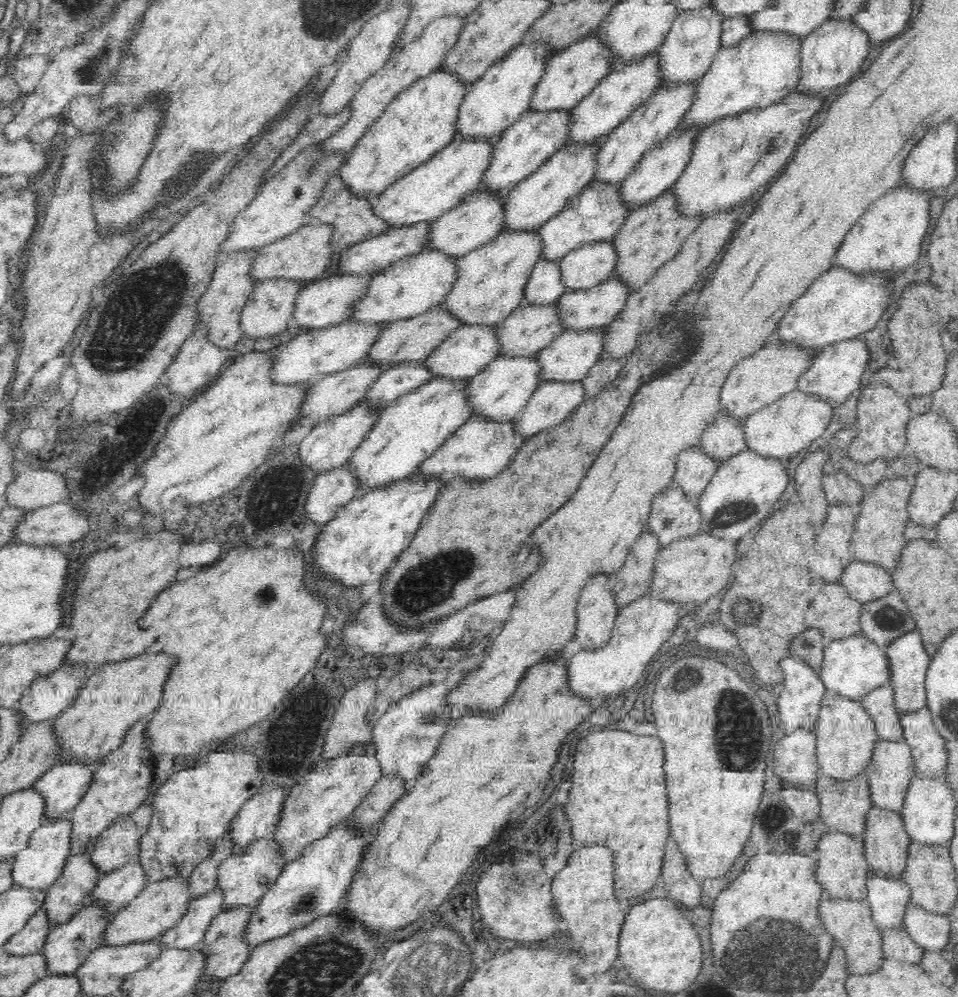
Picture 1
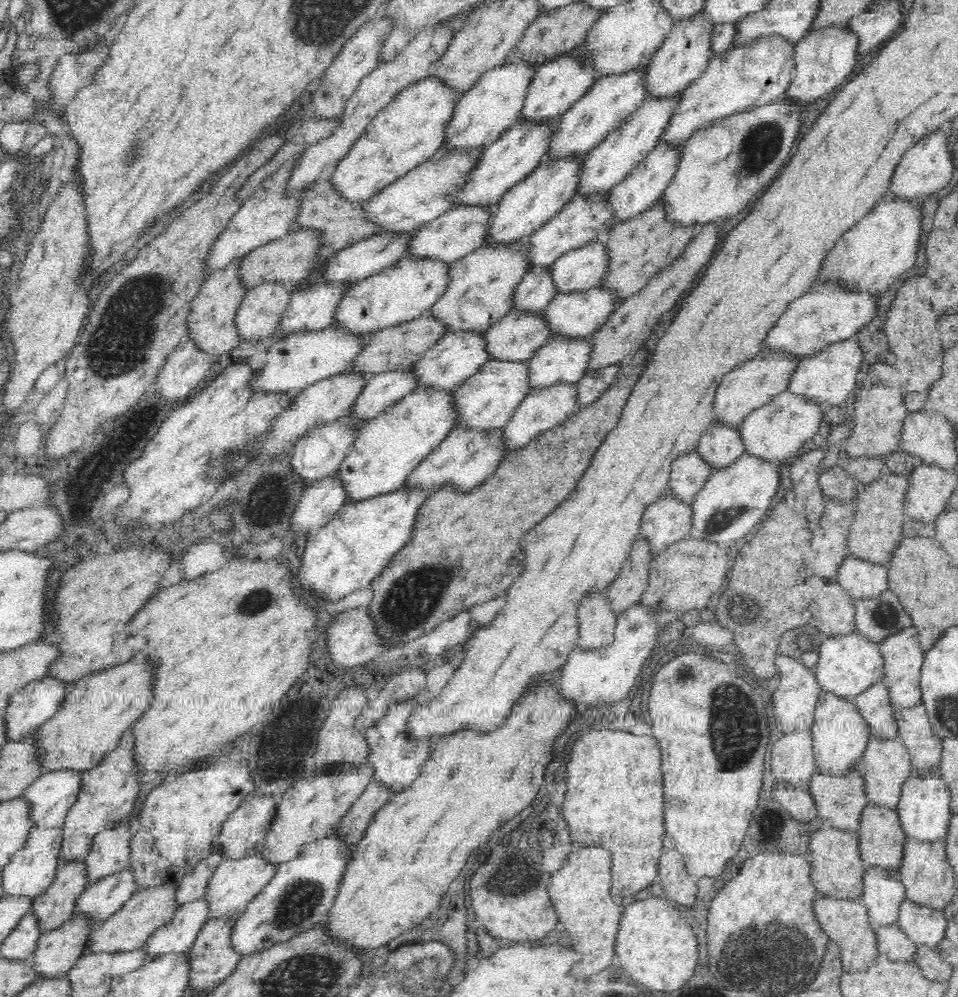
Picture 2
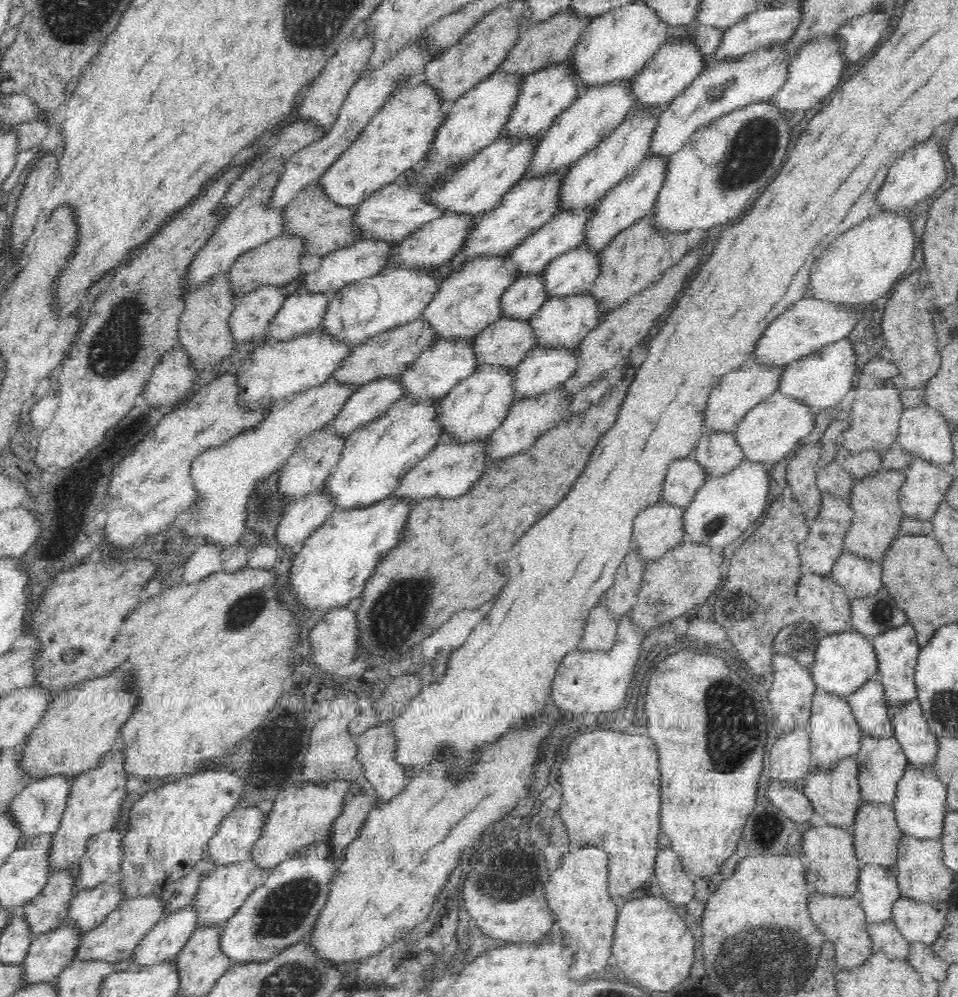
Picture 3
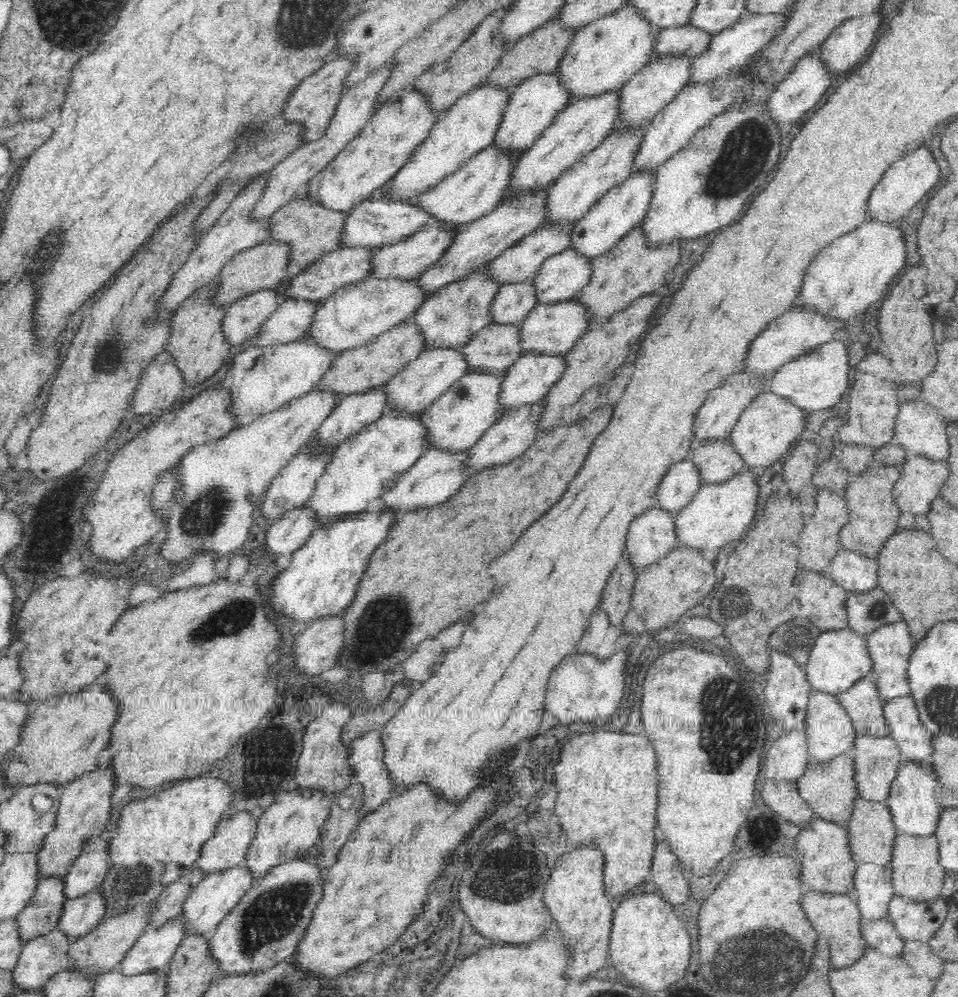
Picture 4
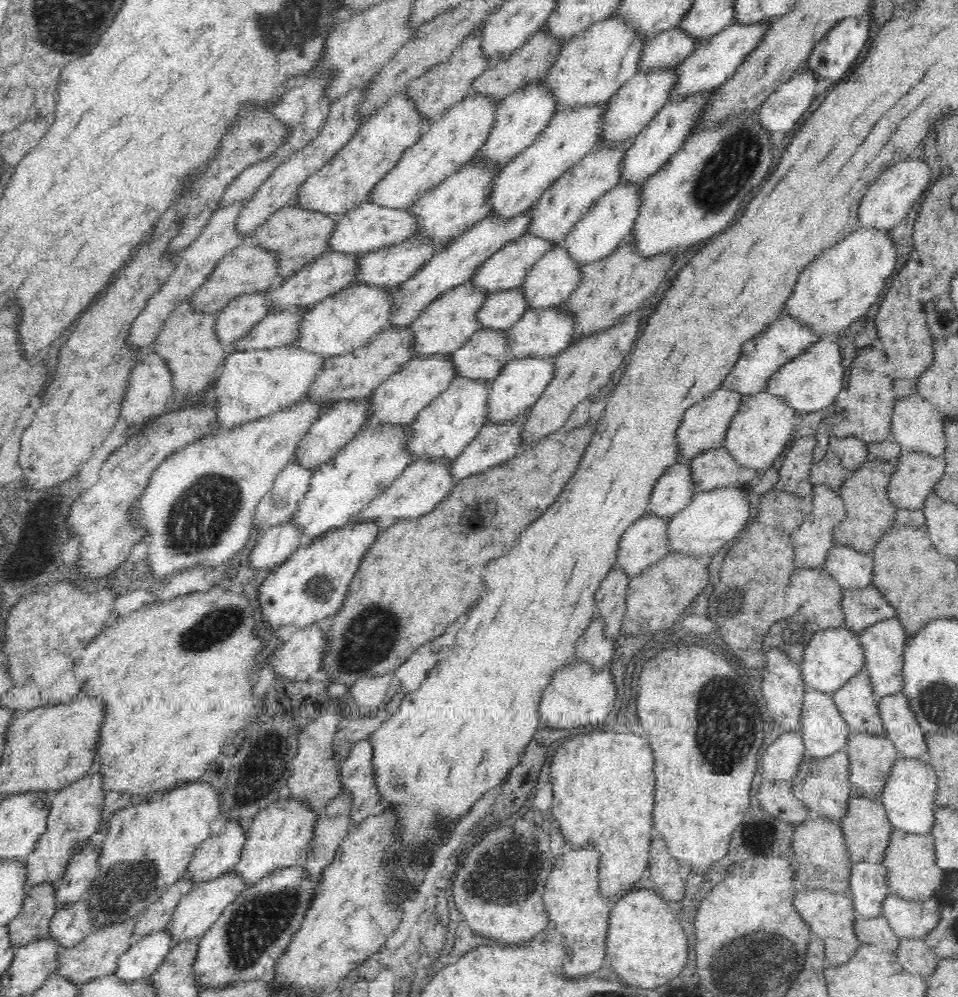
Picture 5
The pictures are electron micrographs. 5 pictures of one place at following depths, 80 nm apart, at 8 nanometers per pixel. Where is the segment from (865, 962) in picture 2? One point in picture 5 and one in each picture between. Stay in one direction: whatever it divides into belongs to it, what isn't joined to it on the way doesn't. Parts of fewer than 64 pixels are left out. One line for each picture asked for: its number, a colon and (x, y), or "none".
3: (840, 919)
4: (835, 917)
5: (829, 916)

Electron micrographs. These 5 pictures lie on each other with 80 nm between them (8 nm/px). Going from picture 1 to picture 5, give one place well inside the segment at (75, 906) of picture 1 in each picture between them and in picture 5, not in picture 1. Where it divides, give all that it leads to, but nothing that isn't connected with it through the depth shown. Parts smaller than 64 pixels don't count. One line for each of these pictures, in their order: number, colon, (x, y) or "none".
2: (52, 908)
3: (47, 911)
4: (38, 918)
5: (30, 925)

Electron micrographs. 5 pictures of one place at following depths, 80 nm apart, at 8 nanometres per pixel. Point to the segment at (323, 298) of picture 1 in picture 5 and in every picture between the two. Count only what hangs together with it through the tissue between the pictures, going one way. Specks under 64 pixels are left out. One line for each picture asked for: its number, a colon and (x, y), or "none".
2: (310, 309)
3: (300, 314)
4: (291, 321)
5: (276, 330)

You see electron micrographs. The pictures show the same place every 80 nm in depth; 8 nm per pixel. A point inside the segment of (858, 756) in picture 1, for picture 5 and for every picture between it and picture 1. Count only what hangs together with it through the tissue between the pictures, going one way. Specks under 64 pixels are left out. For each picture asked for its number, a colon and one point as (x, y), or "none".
2: (839, 736)
3: (833, 732)
4: (829, 731)
5: (823, 731)

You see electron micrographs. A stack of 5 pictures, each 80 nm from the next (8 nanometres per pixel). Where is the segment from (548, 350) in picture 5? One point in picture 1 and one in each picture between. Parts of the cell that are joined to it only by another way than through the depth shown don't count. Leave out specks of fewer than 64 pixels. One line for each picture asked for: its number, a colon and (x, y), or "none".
1: (590, 309)
2: (577, 315)
3: (562, 322)
4: (552, 330)

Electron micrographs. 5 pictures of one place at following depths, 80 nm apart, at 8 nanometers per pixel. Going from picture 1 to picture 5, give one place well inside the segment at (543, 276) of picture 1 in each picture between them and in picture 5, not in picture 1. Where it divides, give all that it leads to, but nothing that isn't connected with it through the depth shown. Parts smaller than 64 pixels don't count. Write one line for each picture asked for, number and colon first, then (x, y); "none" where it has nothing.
2: (531, 295)
3: (523, 297)
4: (512, 303)
5: (499, 311)

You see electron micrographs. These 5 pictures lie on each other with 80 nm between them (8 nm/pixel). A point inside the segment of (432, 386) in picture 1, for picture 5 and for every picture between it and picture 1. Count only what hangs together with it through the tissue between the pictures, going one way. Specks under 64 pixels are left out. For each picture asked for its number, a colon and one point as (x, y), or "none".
2: (385, 449)
3: (375, 457)
4: (359, 470)
5: (338, 490)

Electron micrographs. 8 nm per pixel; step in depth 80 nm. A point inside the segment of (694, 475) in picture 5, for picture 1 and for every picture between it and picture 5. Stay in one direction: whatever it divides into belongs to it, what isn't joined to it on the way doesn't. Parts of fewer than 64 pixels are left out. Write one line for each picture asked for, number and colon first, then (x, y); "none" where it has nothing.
1: (723, 438)
2: (719, 447)
3: (717, 453)
4: (716, 462)

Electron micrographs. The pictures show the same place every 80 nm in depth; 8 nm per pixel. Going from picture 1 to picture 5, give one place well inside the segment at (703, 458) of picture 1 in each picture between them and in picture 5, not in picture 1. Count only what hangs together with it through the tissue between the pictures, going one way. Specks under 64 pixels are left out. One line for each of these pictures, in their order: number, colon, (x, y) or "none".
2: (687, 475)
3: (685, 476)
4: (681, 482)
5: (674, 489)

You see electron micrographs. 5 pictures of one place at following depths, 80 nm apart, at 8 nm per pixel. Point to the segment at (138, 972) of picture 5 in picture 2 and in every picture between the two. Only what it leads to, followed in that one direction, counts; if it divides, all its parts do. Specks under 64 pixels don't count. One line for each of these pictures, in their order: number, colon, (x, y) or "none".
2: (176, 935)
3: (167, 937)
4: (153, 949)

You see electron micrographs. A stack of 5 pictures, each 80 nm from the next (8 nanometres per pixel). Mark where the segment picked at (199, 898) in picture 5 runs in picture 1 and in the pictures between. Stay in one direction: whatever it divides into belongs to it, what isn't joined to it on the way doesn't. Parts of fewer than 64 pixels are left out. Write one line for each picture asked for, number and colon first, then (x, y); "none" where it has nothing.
1: (241, 880)
2: (233, 883)
3: (223, 890)
4: (209, 901)

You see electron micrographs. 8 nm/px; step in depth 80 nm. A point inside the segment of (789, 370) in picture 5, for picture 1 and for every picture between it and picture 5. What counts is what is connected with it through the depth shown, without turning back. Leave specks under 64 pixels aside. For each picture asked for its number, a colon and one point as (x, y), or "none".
1: (834, 372)
2: (826, 378)
3: (820, 380)
4: (814, 381)

